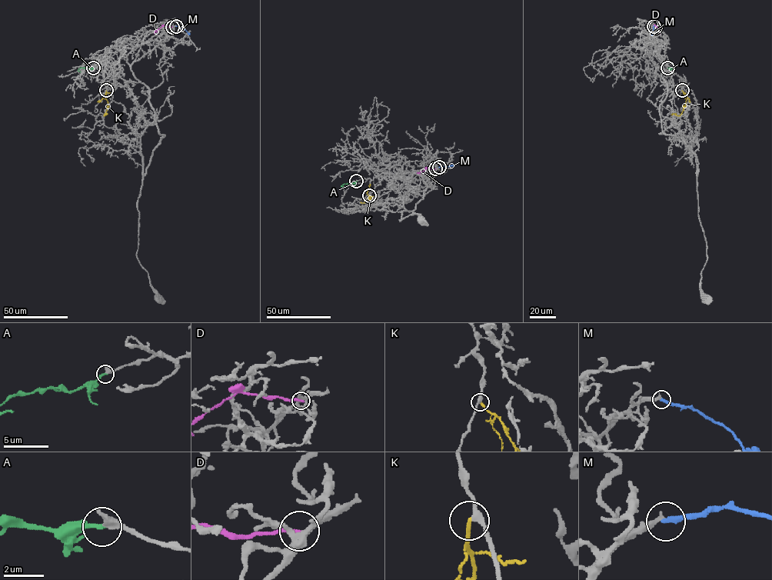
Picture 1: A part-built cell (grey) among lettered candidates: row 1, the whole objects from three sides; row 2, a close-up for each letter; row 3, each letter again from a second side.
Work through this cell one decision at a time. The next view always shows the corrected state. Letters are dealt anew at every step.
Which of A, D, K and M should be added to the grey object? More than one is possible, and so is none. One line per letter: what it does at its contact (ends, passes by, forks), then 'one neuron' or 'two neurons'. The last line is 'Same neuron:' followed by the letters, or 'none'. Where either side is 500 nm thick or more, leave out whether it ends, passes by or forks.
A: it ends there; one neuron
D: it ends there; two neurons
K: it ends there; two neurons
M: it ends there; two neurons
Same neuron: A

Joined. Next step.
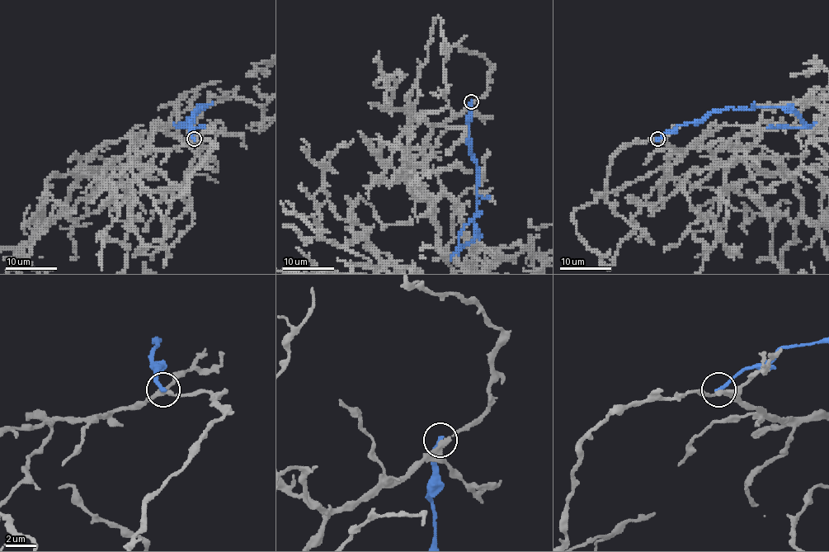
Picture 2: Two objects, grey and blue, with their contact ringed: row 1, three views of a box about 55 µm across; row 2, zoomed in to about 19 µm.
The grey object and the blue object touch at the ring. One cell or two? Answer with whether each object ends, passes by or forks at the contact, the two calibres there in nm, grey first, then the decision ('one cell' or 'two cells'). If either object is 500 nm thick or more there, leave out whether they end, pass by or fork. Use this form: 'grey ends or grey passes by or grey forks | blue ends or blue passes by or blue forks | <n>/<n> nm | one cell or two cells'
grey passes by | blue ends | 300/260 nm | two cells

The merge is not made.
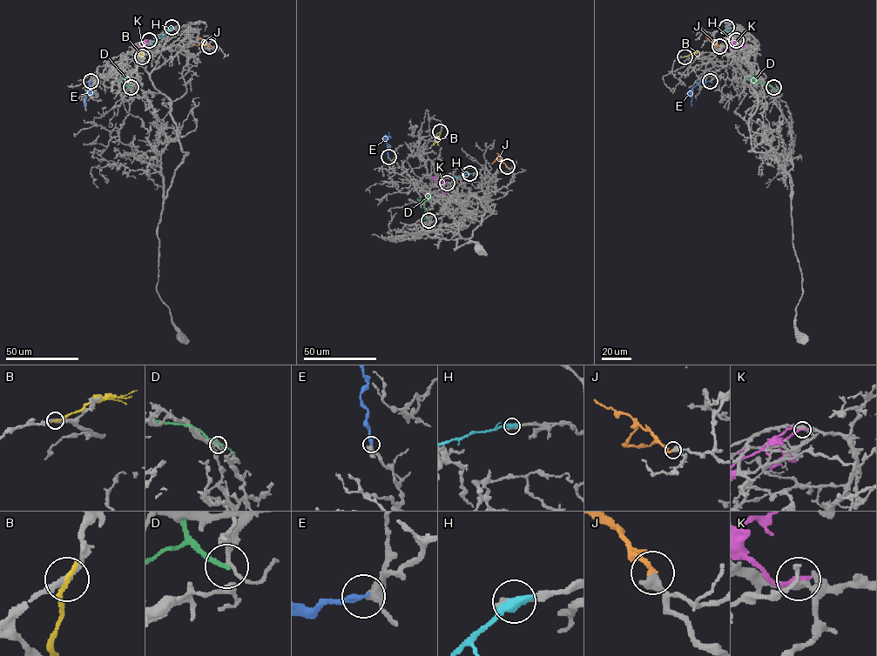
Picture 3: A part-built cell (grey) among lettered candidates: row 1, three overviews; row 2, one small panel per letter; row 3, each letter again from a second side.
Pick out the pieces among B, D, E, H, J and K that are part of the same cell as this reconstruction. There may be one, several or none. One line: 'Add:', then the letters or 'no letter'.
Add: E, J

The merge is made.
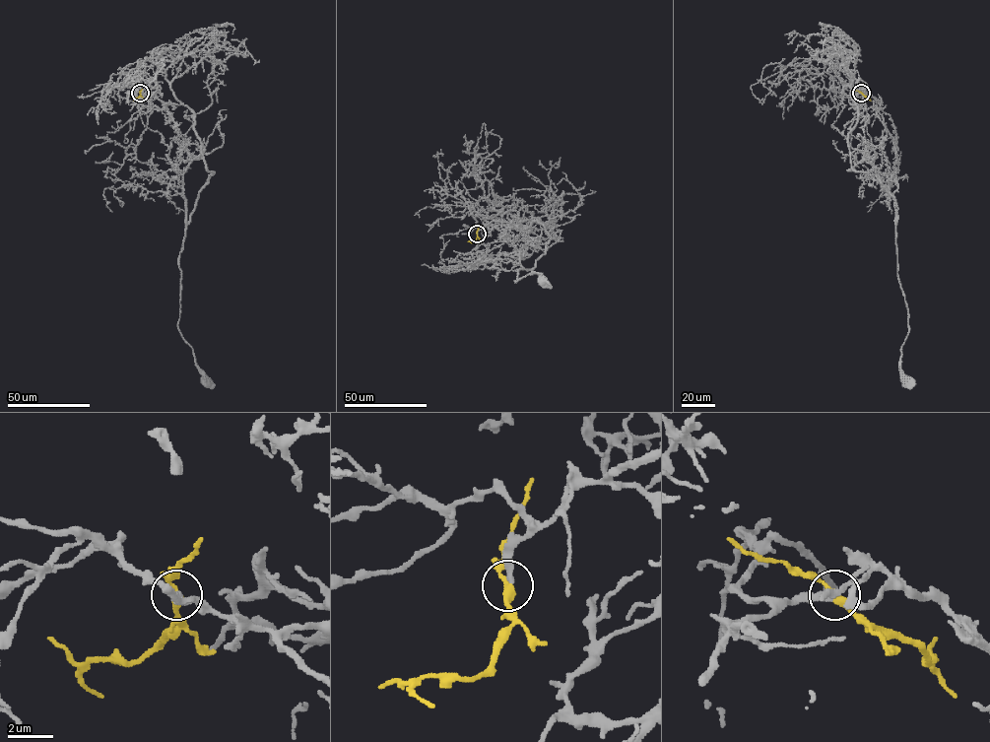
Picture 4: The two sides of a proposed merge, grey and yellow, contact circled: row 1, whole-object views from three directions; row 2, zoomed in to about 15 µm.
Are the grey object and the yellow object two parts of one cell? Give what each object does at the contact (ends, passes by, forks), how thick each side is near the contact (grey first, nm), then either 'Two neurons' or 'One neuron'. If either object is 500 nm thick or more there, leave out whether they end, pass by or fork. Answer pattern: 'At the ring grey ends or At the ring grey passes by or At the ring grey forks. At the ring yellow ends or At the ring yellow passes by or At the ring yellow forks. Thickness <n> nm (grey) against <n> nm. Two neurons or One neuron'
At the ring grey ends. At the ring yellow passes by. Thickness 320 nm (grey) against 320 nm. One neuron

